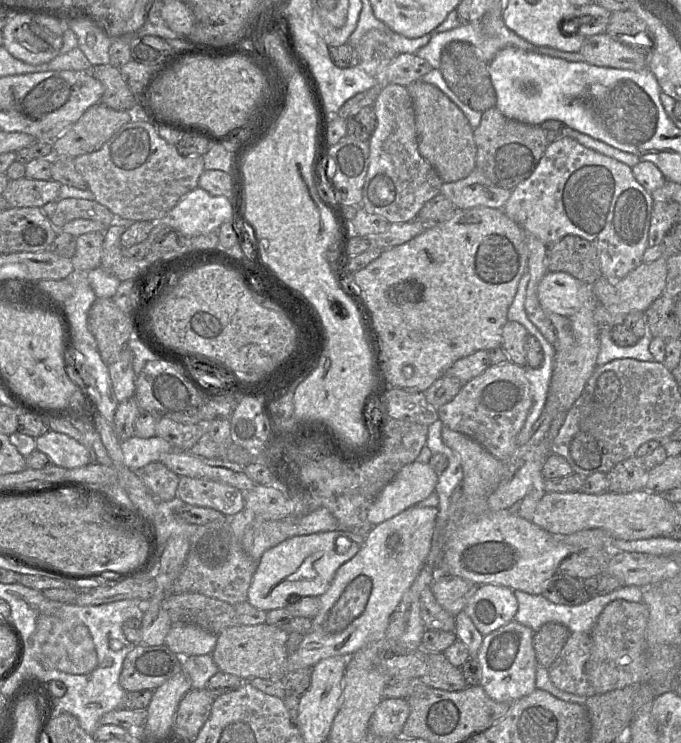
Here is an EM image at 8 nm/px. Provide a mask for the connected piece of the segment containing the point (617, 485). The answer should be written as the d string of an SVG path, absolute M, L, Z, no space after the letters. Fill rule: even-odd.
M634 456L618 463L608 473L608 491L629 493L643 490L648 478L649 469L643 457Z

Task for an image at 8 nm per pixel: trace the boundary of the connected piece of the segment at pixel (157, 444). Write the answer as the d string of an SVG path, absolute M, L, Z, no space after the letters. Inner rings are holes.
M133 436L125 442L121 442L125 465L132 470L139 470L151 462L160 461L160 457L174 450L174 447L166 440L154 436L151 438L139 438Z

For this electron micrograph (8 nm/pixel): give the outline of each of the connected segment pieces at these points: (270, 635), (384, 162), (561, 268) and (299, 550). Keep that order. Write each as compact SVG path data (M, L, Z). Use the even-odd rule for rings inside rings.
M266 623L236 625L226 628L217 636L212 657L219 671L236 675L245 681L254 678L280 678L285 673L289 652L282 640L280 627Z
M384 83L373 105L377 124L369 143L369 167L362 190L361 206L369 213L384 217L390 224L413 221L426 202L441 193L444 183L418 150L413 101L406 86Z
M567 235L547 247L548 272L566 272L589 285L602 277L598 251L588 240Z
M327 531L294 536L266 550L257 563L248 588L248 602L270 611L283 608L293 598L323 595L336 571L363 546L365 537L350 531Z

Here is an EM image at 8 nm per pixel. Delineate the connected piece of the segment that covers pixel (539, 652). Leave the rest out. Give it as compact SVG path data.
M549 622L533 634L533 647L537 664L549 668L564 647L570 631L562 624Z

